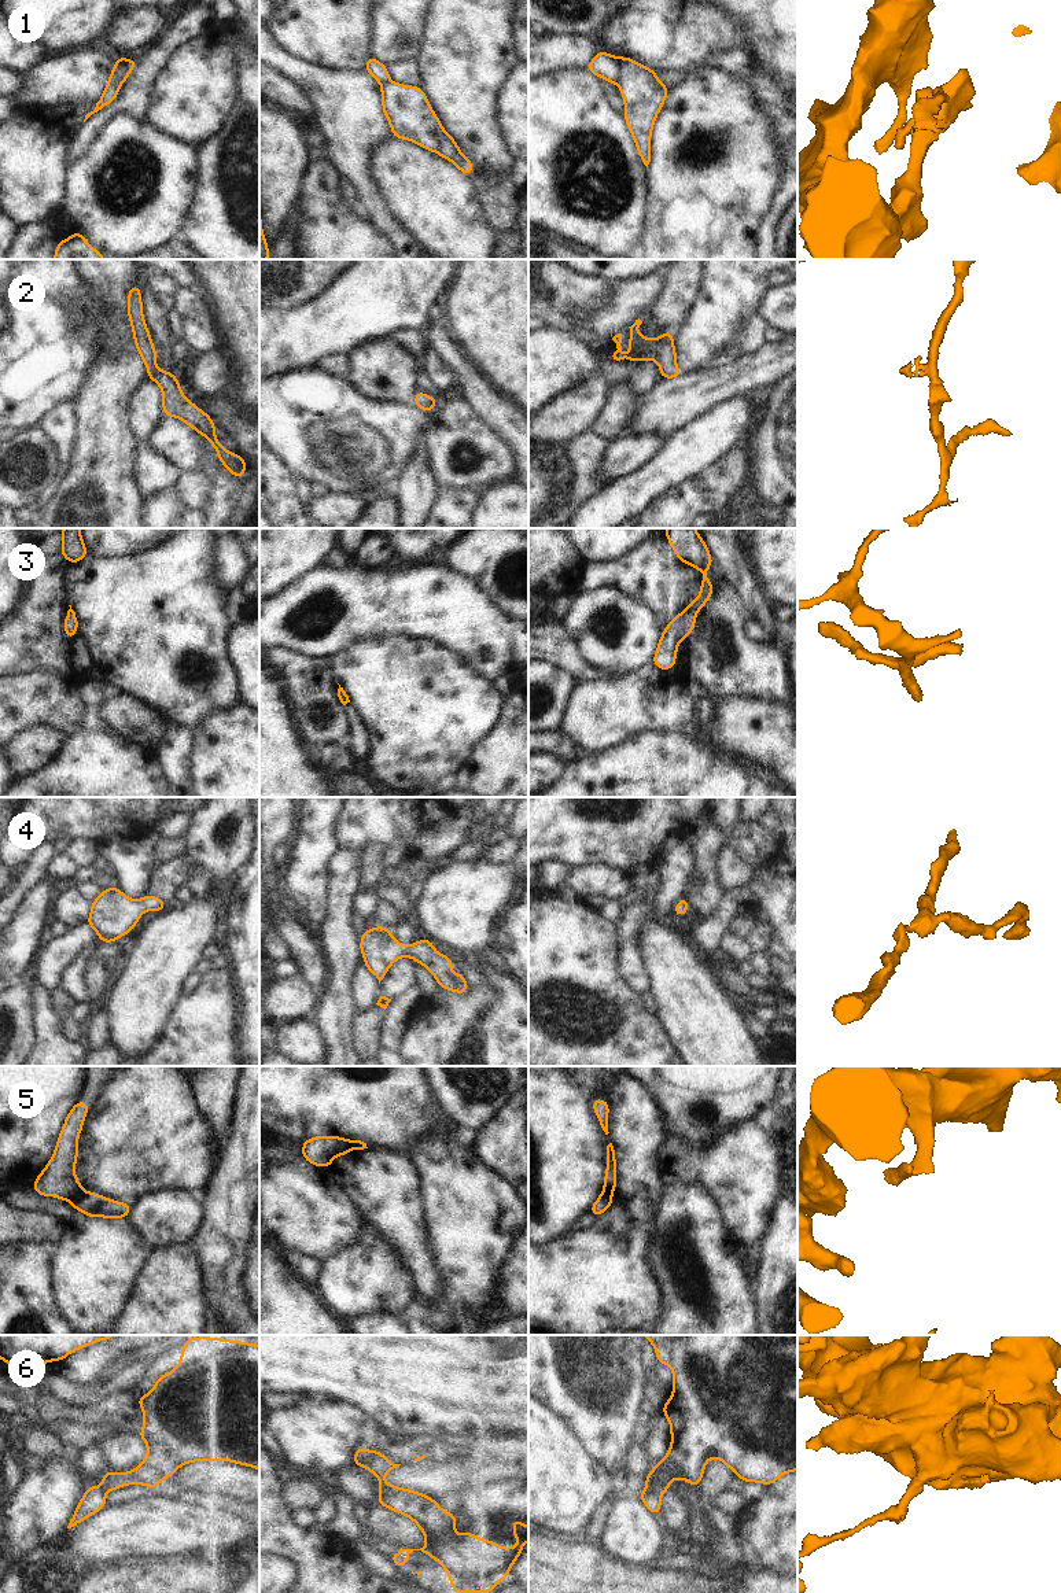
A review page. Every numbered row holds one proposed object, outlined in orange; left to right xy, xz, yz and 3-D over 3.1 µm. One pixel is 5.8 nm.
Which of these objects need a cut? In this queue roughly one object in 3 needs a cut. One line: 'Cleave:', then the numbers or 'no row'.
Cleave: 1, 5, 6

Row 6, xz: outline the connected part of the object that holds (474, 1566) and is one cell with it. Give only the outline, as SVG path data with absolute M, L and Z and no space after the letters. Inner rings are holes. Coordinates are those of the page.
M379 1449L364 1465L379 1478L377 1505L408 1516L423 1531L425 1544L420 1549L399 1549L388 1556L397 1567L409 1566L409 1555L421 1550L436 1560L446 1571L453 1593L493 1593L495 1586L508 1578L511 1567L528 1544L528 1526L522 1519L512 1520L512 1535L519 1539L509 1549L485 1541L476 1533L458 1535L454 1531L457 1516L442 1511L430 1496L390 1485L384 1475L399 1467L391 1463Z

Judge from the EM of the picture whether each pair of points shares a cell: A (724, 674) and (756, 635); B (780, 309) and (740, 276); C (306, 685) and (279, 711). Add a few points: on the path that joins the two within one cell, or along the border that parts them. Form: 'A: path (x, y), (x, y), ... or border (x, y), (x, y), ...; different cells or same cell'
A: border (744, 620), (744, 634), (750, 640), (766, 641); different cells
B: border (770, 288), (759, 309); different cells
C: border (288, 700), (293, 707); different cells

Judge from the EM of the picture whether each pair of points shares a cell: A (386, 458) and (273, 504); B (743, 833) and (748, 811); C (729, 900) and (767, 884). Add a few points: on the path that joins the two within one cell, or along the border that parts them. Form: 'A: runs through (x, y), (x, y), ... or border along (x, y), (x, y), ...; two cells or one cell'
A: border along (276, 456), (295, 482); two cells
B: border along (740, 817), (755, 821); two cells
C: border along (744, 885), (754, 899); two cells

